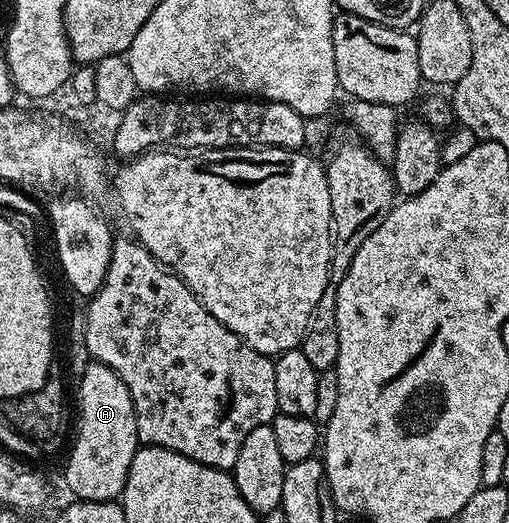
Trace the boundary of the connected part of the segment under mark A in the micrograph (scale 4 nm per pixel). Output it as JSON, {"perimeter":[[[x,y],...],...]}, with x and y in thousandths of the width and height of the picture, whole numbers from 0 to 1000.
{"perimeter":[[[175,694],[173,702],[155,713],[153,727],[157,828],[141,849],[134,889],[126,895],[126,918],[147,954],[226,958],[248,929],[255,883],[271,855],[271,790],[255,761],[255,746],[248,746],[240,723],[232,723],[232,715],[208,698]]]}

